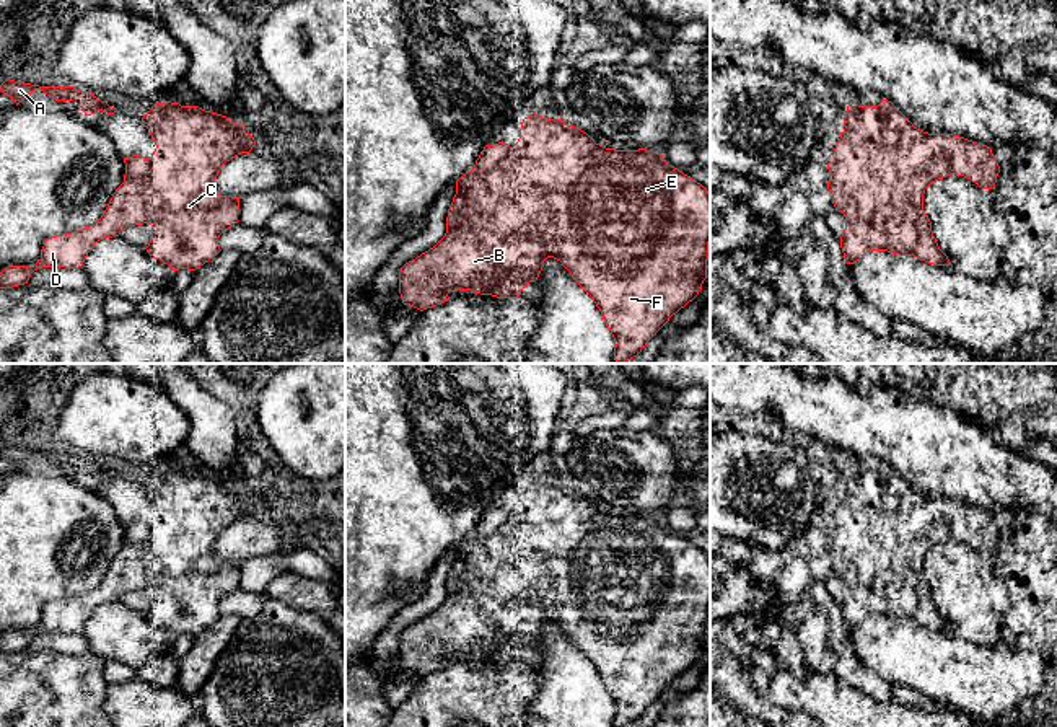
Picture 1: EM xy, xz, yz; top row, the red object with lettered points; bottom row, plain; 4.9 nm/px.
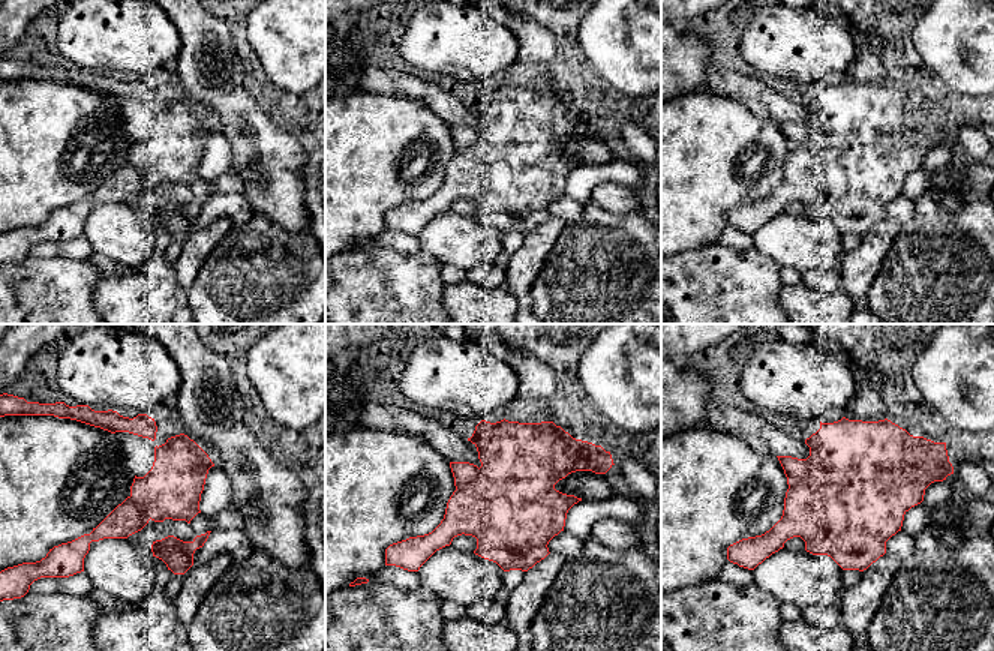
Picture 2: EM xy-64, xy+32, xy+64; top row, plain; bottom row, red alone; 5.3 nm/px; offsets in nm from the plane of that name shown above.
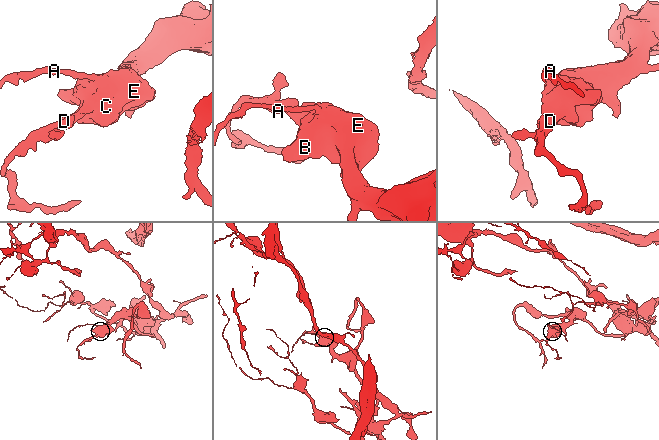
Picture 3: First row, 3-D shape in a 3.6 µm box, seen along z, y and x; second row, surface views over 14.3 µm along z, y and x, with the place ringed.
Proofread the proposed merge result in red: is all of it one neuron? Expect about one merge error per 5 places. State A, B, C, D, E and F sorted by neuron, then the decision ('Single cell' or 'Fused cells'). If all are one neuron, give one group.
Groups: A B C D E F. Single cell

